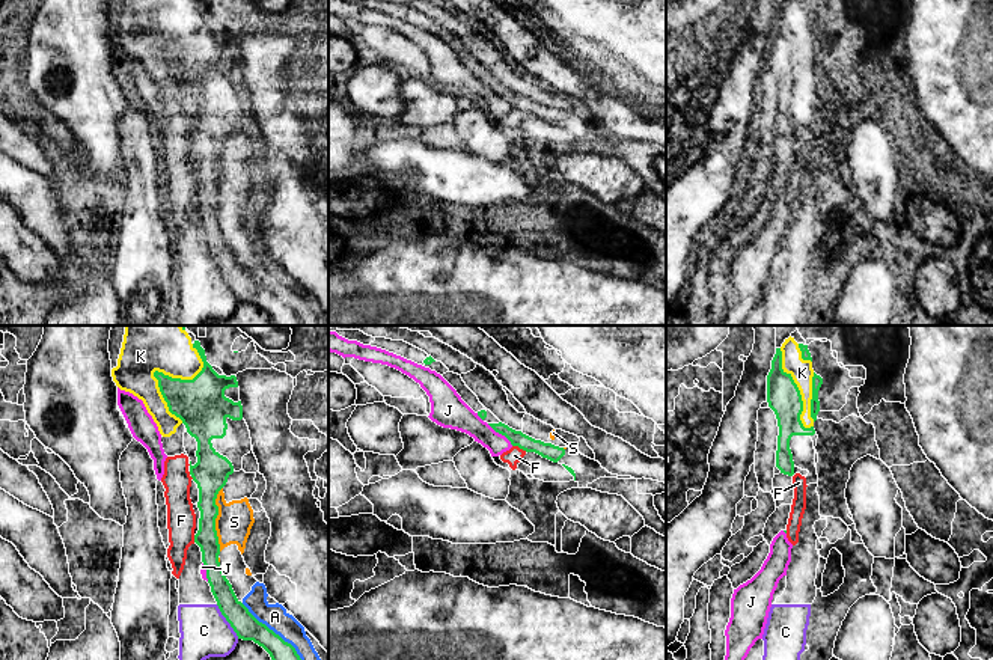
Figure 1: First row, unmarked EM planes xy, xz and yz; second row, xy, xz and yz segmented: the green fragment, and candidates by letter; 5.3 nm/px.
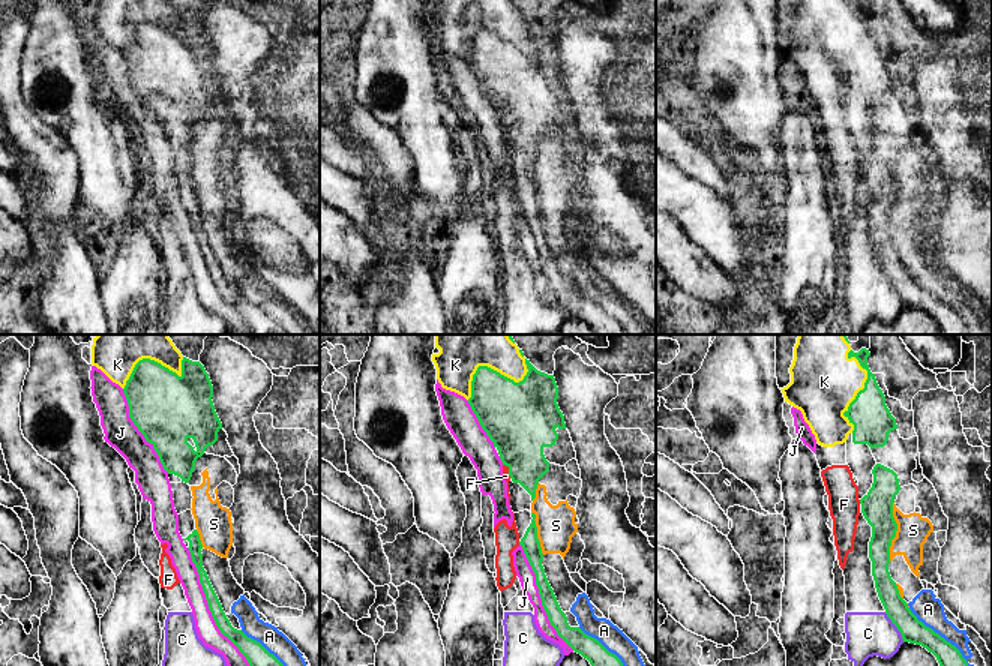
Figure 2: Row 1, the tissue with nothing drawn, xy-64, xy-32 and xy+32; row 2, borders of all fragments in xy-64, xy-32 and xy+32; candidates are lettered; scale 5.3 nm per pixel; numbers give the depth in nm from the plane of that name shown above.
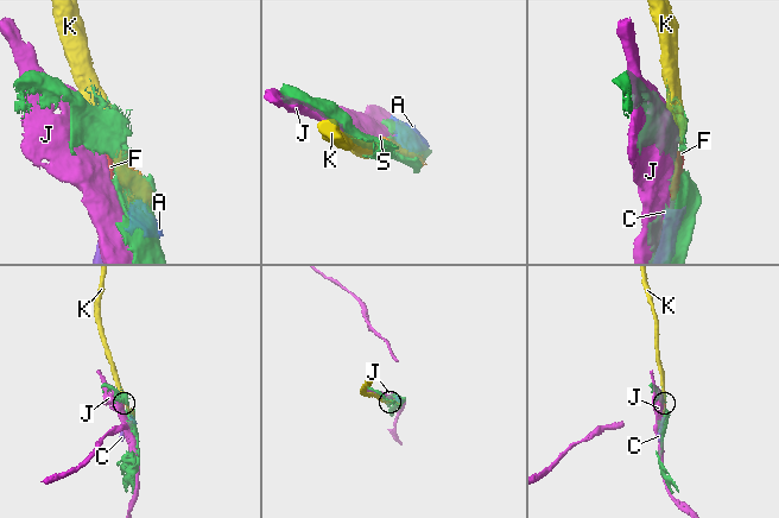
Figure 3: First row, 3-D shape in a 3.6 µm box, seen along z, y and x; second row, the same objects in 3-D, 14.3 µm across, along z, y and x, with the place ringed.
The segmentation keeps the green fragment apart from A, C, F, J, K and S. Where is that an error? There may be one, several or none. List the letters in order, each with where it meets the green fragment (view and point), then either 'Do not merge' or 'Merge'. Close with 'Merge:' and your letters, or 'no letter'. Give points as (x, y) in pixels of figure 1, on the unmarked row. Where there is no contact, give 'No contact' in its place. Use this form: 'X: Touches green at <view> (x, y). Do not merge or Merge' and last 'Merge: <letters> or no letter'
A: Touches green at xy (273, 294). Do not merge
C: Touches green at xy (226, 282). Do not merge
F: Touches green at xz (520, 110). Do not merge
J: Touches green at xz (501, 95). Do not merge
K: Touches green at xy (164, 38). Do not merge
S: Touches green at xy (216, 180). Do not merge
Merge: no letter

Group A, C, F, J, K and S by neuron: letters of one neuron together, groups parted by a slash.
A S / C F K / J

